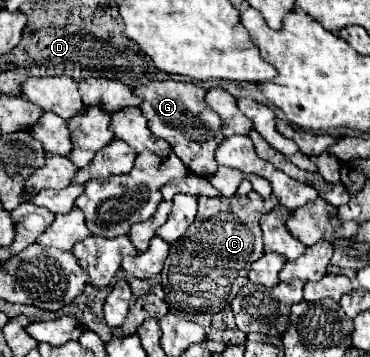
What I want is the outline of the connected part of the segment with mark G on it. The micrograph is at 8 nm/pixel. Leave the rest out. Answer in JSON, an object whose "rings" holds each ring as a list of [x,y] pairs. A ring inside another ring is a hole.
{"rings":[[[152,81],[146,87],[140,87],[136,95],[142,99],[140,111],[148,119],[148,127],[156,137],[170,143],[178,159],[196,175],[212,177],[218,169],[214,151],[224,139],[220,133],[220,117],[216,111],[204,105],[206,89],[194,83],[178,83],[178,81]]]}

